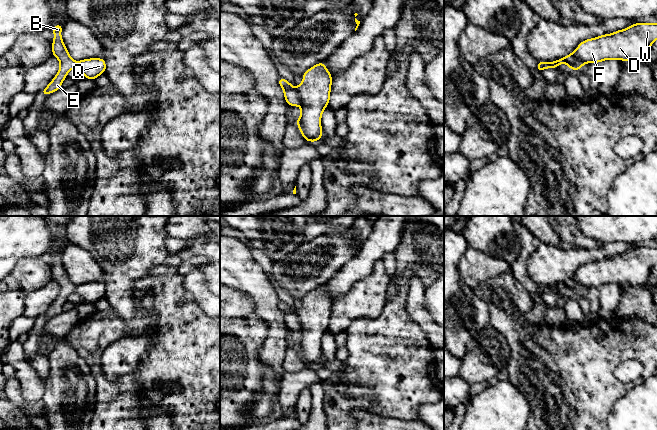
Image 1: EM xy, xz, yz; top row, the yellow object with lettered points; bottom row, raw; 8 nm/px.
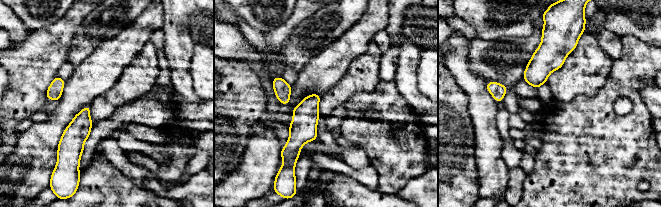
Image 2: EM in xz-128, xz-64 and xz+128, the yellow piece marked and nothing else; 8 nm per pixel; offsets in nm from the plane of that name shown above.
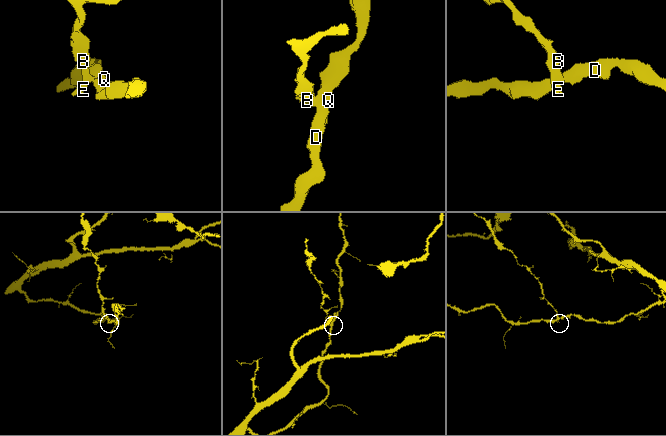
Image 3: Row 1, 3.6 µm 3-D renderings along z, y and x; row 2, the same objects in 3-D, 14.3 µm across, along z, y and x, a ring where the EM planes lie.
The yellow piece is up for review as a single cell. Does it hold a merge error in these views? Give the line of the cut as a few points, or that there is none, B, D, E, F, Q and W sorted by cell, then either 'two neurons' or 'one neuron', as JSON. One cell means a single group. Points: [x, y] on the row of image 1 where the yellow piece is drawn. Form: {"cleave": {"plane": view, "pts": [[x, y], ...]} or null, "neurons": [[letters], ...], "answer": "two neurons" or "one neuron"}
{"cleave": {"plane": "xz", "pts": [[296, 88], [299, 94], [300, 105]]}, "neurons": [["B", "E"], ["D", "F", "Q", "W"]], "answer": "two neurons"}

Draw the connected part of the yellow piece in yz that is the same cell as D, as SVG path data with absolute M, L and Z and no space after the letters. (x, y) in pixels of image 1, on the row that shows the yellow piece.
M635 23L623 30L601 35L580 42L574 52L555 62L565 63L570 70L577 70L586 63L604 60L629 62L648 61L651 45L657 40L657 23Z

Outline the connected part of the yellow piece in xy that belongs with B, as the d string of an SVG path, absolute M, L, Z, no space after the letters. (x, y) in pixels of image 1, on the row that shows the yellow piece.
M62 24L54 25L53 34L54 40L52 43L52 54L55 56L60 62L60 69L57 72L56 76L52 79L52 81L48 84L48 86L40 91L42 95L51 94L61 88L61 84L64 79L67 77L68 72L75 68L76 62L69 55L67 48L62 40L61 31Z

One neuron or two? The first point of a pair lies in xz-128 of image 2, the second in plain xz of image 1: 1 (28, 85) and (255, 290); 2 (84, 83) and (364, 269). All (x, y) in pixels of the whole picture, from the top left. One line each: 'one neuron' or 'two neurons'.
1: two neurons
2: one neuron

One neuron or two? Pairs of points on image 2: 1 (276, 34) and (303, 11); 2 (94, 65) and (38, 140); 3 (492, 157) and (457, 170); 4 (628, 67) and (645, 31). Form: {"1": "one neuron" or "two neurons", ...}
{"1": "one neuron", "2": "one neuron", "3": "two neurons", "4": "two neurons"}

